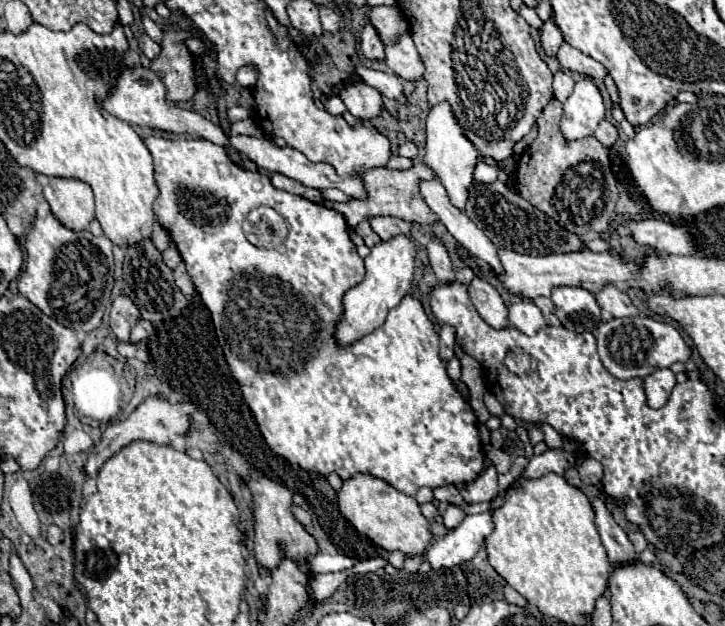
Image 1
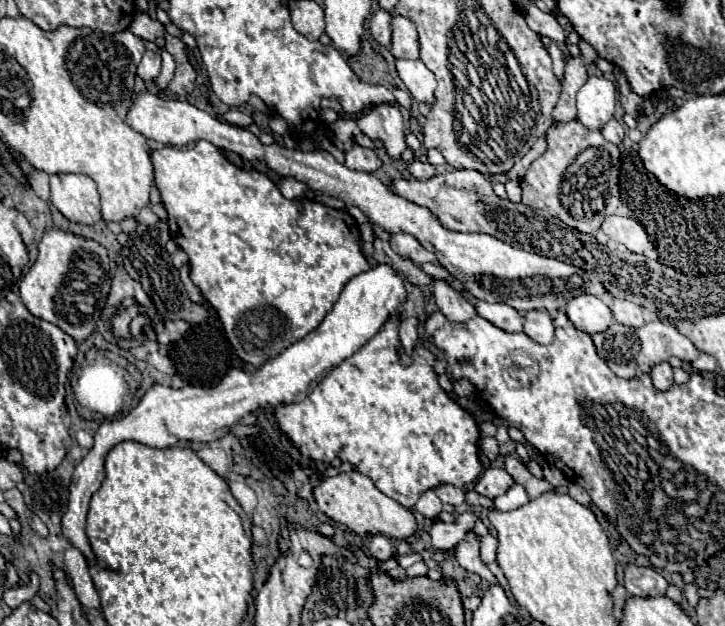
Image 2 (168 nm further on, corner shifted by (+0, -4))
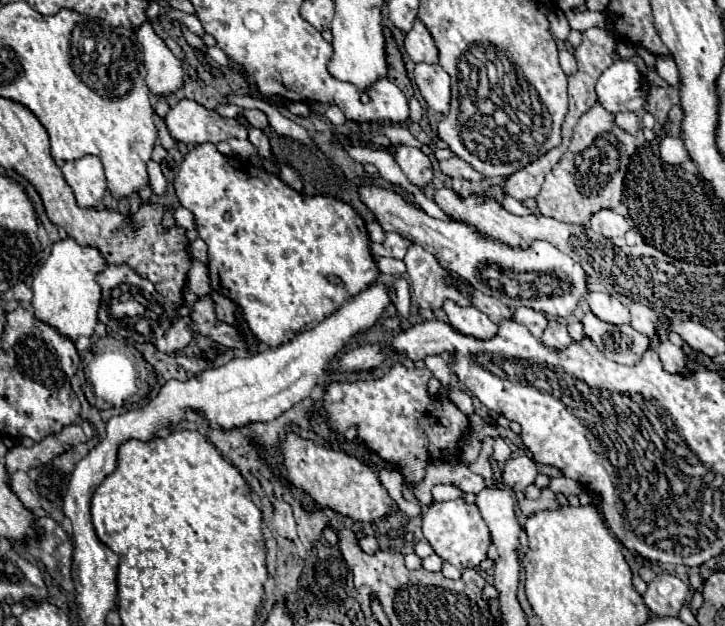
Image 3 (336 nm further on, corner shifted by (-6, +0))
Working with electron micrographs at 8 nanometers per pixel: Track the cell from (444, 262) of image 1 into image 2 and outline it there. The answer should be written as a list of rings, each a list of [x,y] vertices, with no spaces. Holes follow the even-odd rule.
[[[448,282],[434,284],[434,298],[438,310],[452,322],[466,322],[476,314],[474,306]]]

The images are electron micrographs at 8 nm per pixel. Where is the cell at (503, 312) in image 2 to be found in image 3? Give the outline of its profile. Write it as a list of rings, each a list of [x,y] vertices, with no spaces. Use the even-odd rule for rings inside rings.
[[[516,308],[514,310],[514,322],[520,322],[524,326],[528,326],[528,330],[534,334],[534,336],[542,336],[542,332],[546,330],[546,324],[548,324],[548,318],[544,312],[538,312],[538,310],[532,310],[532,308]]]

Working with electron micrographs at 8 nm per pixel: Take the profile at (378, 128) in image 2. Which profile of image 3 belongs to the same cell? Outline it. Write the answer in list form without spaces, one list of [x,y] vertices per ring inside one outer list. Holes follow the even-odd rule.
[[[400,144],[394,152],[394,158],[396,162],[400,164],[402,172],[408,176],[408,180],[418,186],[422,192],[424,188],[432,182],[432,164],[430,164],[430,158],[418,150],[418,148],[412,148],[412,146],[404,146]]]

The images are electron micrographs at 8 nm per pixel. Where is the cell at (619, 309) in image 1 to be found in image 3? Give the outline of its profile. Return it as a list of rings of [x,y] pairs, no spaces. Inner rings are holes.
[[[628,304],[630,314],[632,314],[632,322],[630,326],[642,334],[646,334],[650,340],[658,338],[658,316],[652,308],[644,306],[644,304]]]

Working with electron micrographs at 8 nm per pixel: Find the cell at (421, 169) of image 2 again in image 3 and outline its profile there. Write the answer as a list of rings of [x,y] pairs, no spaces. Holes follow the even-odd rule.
[[[454,156],[454,158],[450,158],[450,160],[442,160],[442,162],[440,162],[440,170],[442,170],[444,174],[448,174],[450,178],[464,178],[464,180],[474,180],[474,182],[484,180],[484,174],[482,174],[482,172],[474,170],[468,162],[464,162],[464,160],[458,158],[458,156]]]

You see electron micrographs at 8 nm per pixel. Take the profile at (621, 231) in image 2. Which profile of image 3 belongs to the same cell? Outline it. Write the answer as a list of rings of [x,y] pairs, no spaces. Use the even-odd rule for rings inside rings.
[[[598,210],[594,216],[590,216],[588,228],[610,238],[612,234],[620,234],[626,230],[626,218],[622,218],[620,214],[612,212],[612,210]]]

